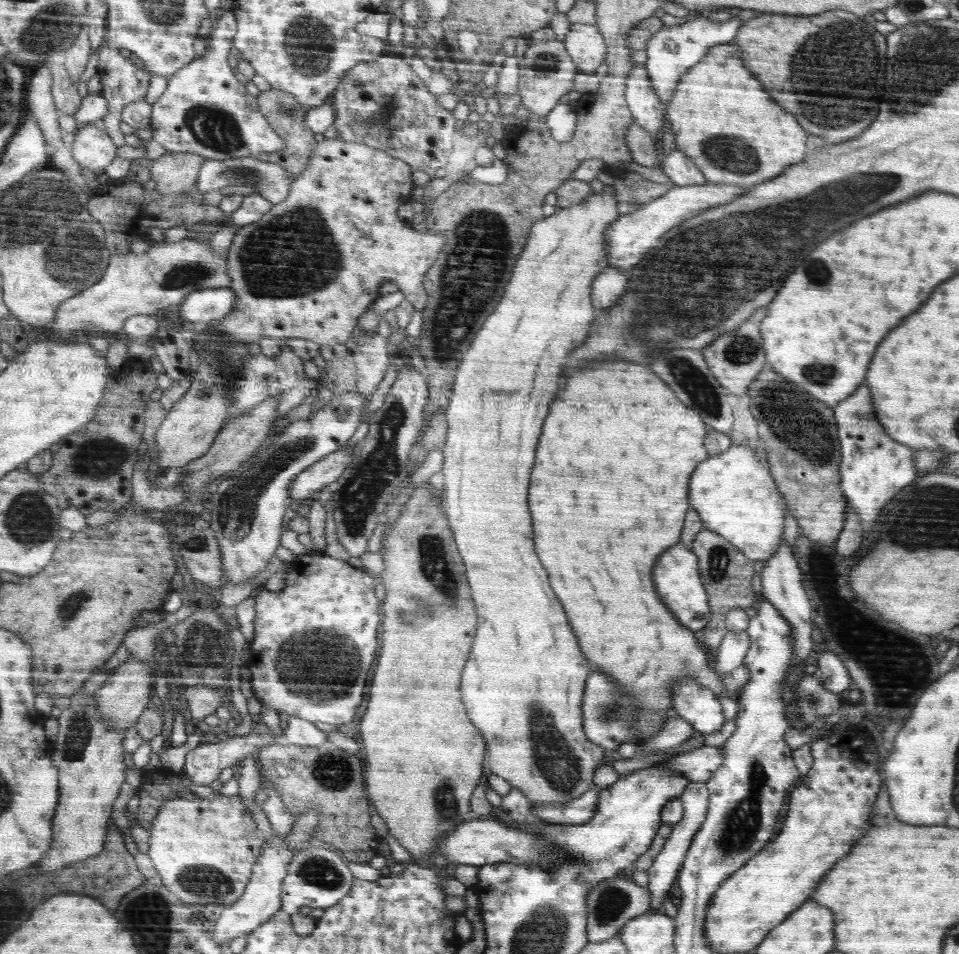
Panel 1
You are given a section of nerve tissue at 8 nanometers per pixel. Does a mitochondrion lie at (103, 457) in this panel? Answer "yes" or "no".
yes

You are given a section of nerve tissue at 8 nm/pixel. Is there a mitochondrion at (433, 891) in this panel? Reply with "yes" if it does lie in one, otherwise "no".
no

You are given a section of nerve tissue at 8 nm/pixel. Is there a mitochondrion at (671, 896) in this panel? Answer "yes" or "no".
no

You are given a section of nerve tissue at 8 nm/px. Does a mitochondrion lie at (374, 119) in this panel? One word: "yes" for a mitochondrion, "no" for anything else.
yes

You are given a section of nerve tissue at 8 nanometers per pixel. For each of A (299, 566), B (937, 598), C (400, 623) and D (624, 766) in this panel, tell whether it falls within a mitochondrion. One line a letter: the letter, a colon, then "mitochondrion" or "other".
A: other
B: other
C: other
D: other

